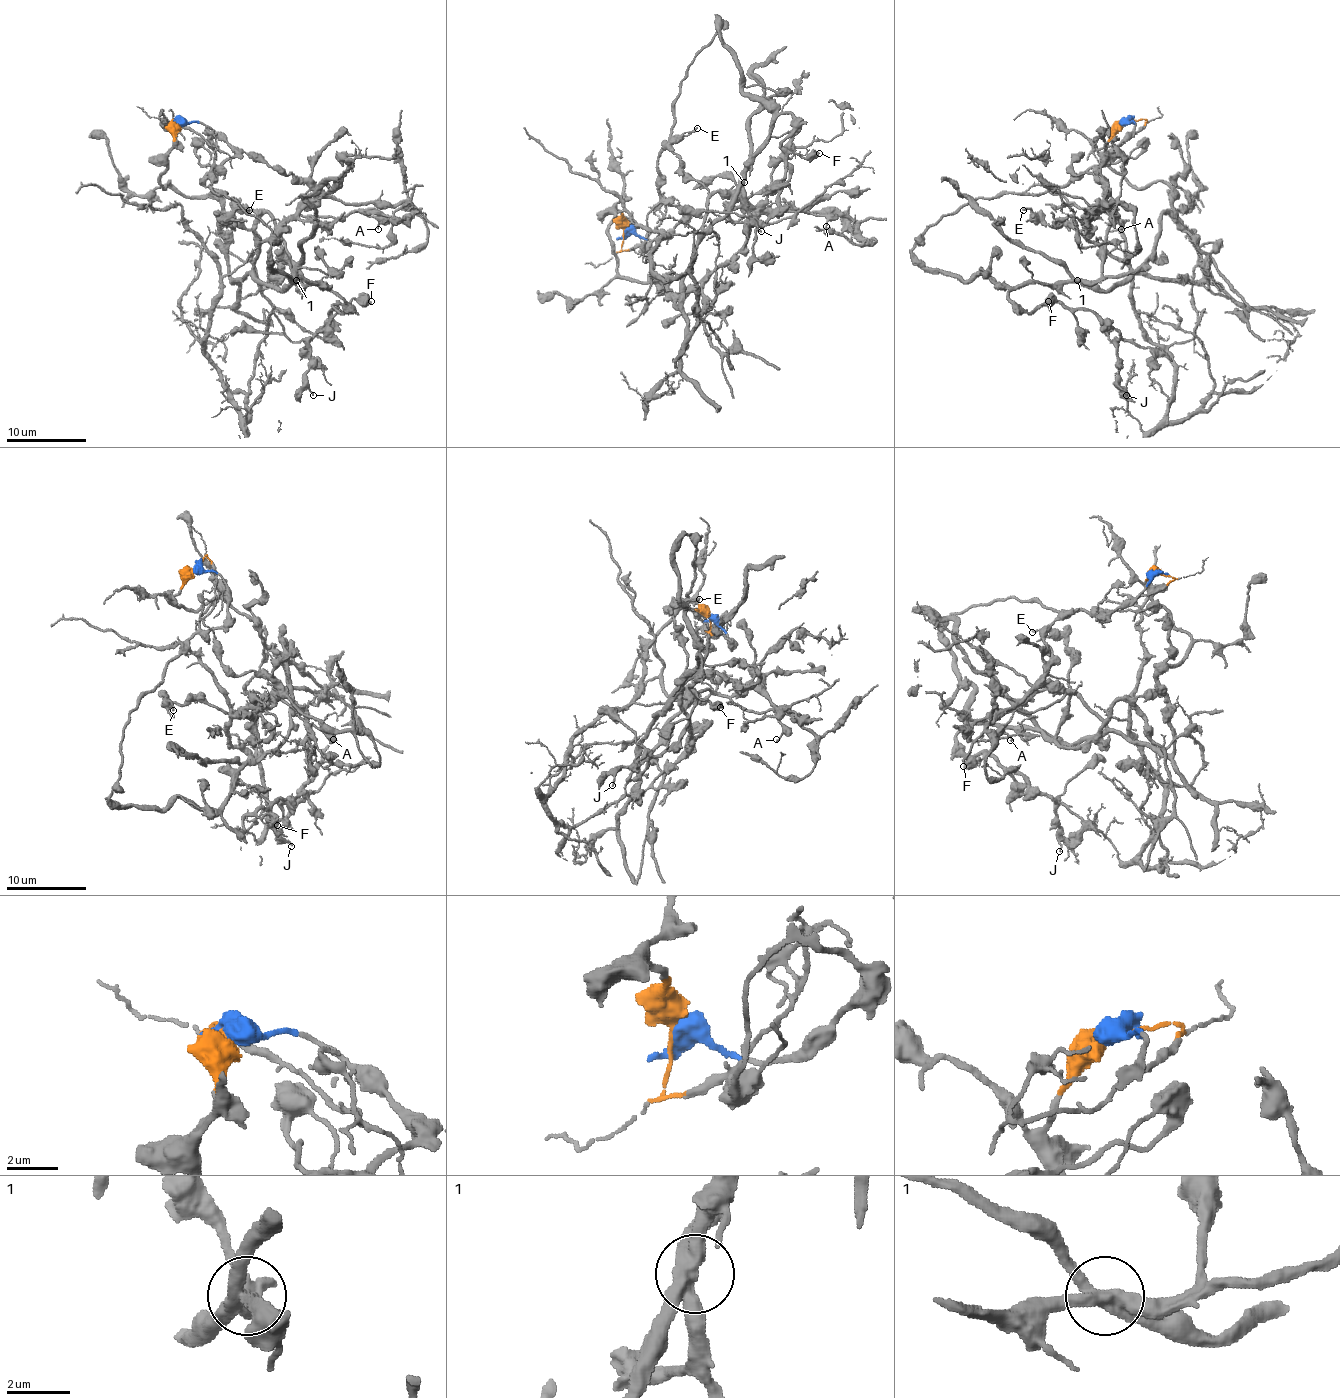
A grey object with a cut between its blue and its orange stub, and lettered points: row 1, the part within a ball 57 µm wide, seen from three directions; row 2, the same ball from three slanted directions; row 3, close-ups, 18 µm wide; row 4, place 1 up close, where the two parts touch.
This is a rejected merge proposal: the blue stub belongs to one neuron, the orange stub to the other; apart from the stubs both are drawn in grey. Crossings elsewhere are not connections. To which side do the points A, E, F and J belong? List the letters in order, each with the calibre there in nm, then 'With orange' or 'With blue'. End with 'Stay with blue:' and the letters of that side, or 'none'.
A: Thickness 120 nm. With blue
E: Thickness 150 nm. With orange
F: Thickness 650 nm. With blue
J: Thickness 140 nm. With blue
Stay with blue: A, F, J

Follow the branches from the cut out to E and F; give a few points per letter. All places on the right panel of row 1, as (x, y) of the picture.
E: (1126, 122), (1104, 160), (1138, 188), (1168, 182), (1198, 280), (1136, 274), (1078, 230), (1022, 210)
F: (1126, 122), (1088, 170), (977, 198), (913, 250), (963, 280), (985, 274), (1028, 312), (1048, 302)

